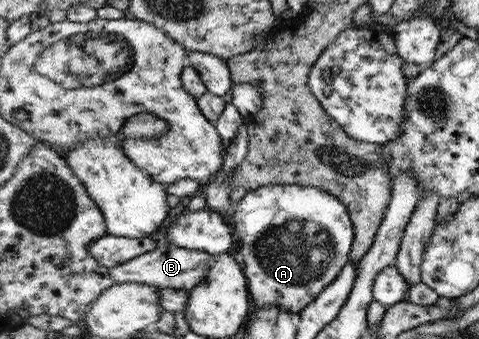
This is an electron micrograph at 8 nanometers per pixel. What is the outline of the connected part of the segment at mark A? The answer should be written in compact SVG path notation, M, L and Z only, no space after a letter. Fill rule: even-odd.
M268 185L259 187L258 189L250 189L238 204L236 204L233 218L235 221L235 233L239 243L237 256L247 277L246 283L249 287L249 298L252 300L252 308L282 307L282 309L286 309L288 313L300 314L311 302L315 302L318 295L321 295L322 291L325 290L327 286L330 286L330 283L337 280L338 275L341 274L349 262L348 257L350 253L352 253L355 239L355 229L349 215L349 210L337 196L321 188L301 185Z

